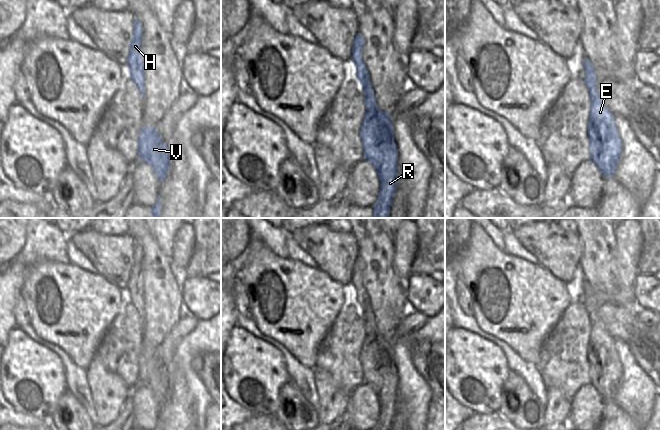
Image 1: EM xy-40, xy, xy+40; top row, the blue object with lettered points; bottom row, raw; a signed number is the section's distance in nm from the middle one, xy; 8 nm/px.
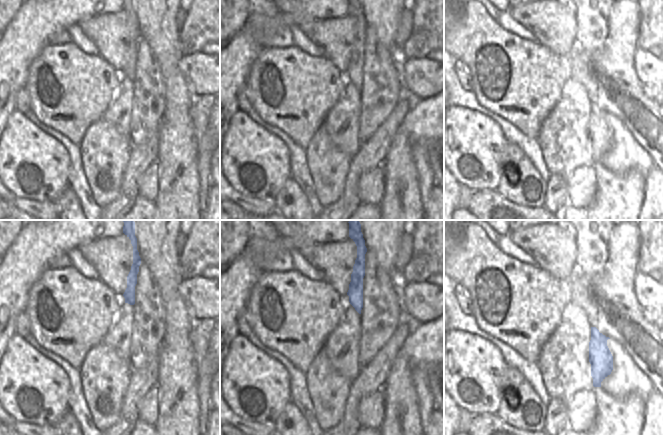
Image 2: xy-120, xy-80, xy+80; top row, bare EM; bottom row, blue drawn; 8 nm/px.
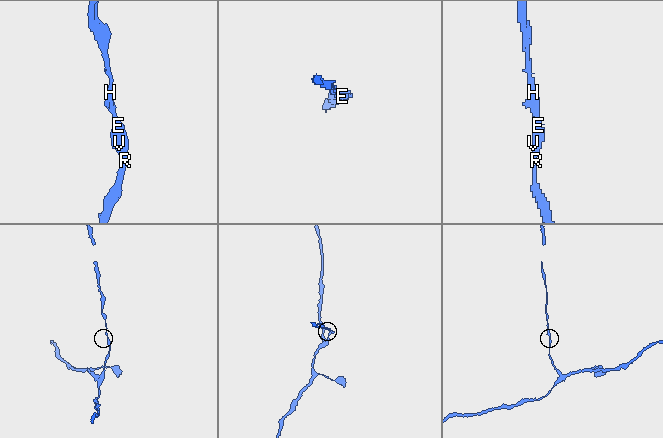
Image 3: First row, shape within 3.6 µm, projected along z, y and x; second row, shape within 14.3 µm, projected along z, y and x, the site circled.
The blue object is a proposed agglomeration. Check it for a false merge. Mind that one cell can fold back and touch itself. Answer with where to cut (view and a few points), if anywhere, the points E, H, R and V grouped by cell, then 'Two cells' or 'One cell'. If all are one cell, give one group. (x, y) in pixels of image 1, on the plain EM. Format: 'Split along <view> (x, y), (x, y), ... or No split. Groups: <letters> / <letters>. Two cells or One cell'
No split. Groups: E H R V. One cell

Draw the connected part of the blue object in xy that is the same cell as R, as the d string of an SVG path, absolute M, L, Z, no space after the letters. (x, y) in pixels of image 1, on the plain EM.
M359 257L354 262L352 284L356 300L364 313L366 338L360 352L364 384L375 392L380 404L380 418L374 430L391 430L394 416L398 412L398 372L394 364L394 352L390 337L381 335L374 320L368 294L362 282L364 262Z

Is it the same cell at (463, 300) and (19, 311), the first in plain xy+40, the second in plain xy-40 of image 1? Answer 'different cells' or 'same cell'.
same cell

